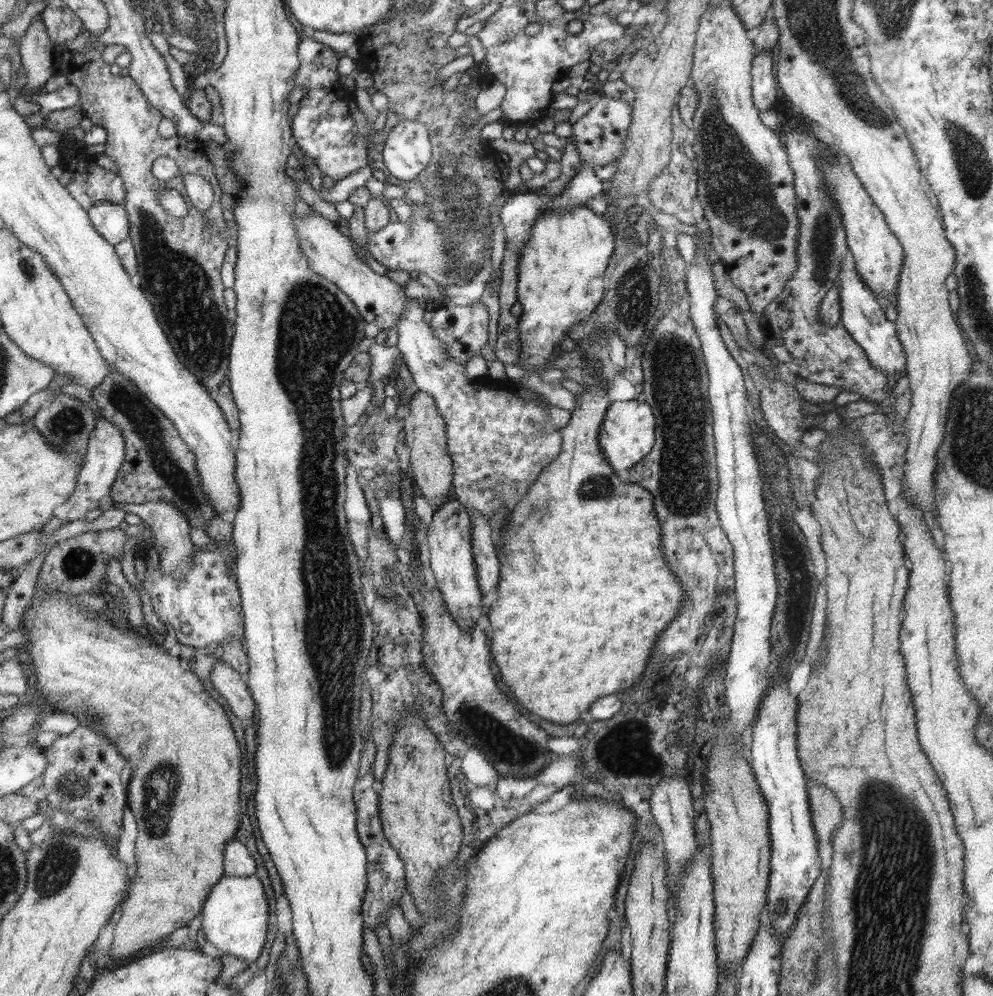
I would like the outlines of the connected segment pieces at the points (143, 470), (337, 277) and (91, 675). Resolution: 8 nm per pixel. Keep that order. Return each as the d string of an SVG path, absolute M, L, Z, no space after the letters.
M112 370L101 386L92 388L91 391L93 401L96 401L103 418L115 424L126 441L126 458L110 492L112 502L131 507L165 500L179 508L190 520L191 526L205 528L209 520L214 518L214 508L209 496L202 492L197 456L180 437L172 420L117 370Z
M314 210L311 211L310 216L294 217L294 228L312 270L328 277L332 284L342 288L342 292L357 306L366 322L373 322L380 330L395 328L408 305L406 301L409 297L404 294L404 288L386 275L376 273L368 263L360 259L352 247L351 238L339 223L331 222Z
M56 591L49 595L40 595L33 597L32 604L23 613L23 628L30 630L28 632L28 640L26 640L28 657L32 658L32 672L36 670L36 688L38 692L42 692L45 706L57 713L73 714L79 720L79 724L94 728L102 736L106 736L118 748L119 753L128 761L128 765L132 767L132 778L126 786L128 805L137 820L137 838L134 848L135 858L139 871L129 880L127 888L127 897L122 902L122 917L114 929L114 939L110 947L109 954L112 954L116 960L126 960L132 958L132 954L136 954L142 948L154 946L160 942L160 938L164 938L164 934L178 931L179 928L188 926L189 922L202 910L202 904L207 900L207 896L211 892L211 888L222 879L225 874L222 872L222 858L226 858L226 846L234 838L238 824L240 824L240 760L242 760L242 752L238 746L238 740L234 736L234 730L228 722L226 710L214 702L208 693L204 692L204 684L200 686L200 679L196 674L184 668L182 660L170 656L168 652L164 652L164 648L156 646L154 642L150 642L150 638L144 638L144 633L135 629L133 632L124 630L124 628L116 628L112 622L108 620L94 620L94 614L80 610L80 606L74 604L74 595L65 595Z

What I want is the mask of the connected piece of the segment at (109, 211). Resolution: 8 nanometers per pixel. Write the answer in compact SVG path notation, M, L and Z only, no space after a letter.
M98 203L87 213L91 224L110 244L116 245L130 238L130 217L125 205Z

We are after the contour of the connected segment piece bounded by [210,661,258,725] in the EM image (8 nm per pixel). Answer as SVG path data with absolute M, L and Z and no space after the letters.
M224 661L216 662L210 674L210 682L232 708L232 713L243 721L243 724L249 725L251 718L253 724L257 722L256 703L252 700L247 682L242 680L240 672L236 672Z

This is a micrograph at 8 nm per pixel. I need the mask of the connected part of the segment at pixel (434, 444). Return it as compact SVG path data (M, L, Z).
M417 391L410 404L410 416L404 419L406 444L410 447L410 464L414 470L412 484L426 498L433 510L440 508L452 495L453 464L447 453L446 423L437 411L435 400L427 392Z

